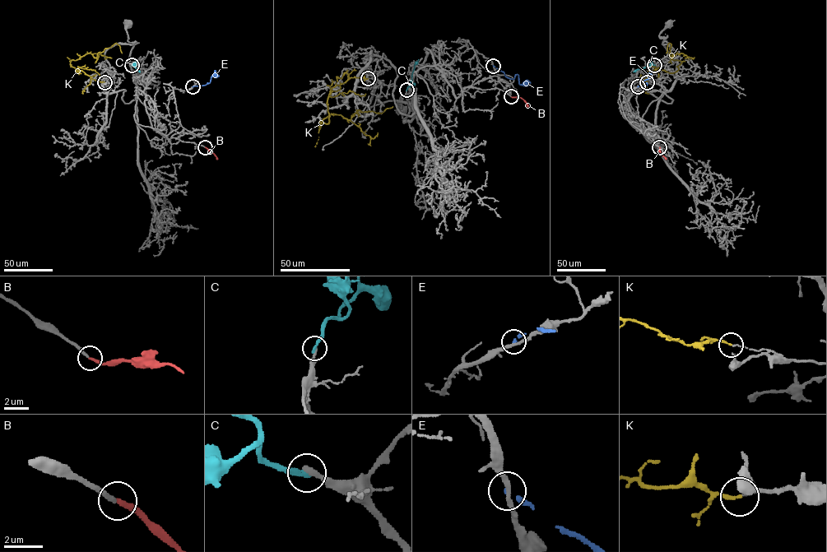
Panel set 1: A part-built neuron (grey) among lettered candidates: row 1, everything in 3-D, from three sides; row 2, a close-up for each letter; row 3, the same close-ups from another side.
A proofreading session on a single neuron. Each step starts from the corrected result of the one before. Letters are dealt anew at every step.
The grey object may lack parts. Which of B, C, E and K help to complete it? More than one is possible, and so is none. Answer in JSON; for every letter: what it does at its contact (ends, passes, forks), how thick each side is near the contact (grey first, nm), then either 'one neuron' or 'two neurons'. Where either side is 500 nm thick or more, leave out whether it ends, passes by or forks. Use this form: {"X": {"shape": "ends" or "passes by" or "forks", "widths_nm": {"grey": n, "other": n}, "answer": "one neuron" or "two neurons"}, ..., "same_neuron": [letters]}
{"B": {"shape": "ends", "widths_nm": {"grey": 260, "other": 240}, "answer": "one neuron"}, "C": {"shape": "ends", "widths_nm": {"grey": 240, "other": 320}, "answer": "two neurons"}, "E": {"shape": "ends", "widths_nm": {"grey": 240, "other": 190}, "answer": "two neurons"}, "K": {"shape": "ends", "widths_nm": {"grey": 100, "other": 160}, "answer": "two neurons"}, "same_neuron": ["B"]}

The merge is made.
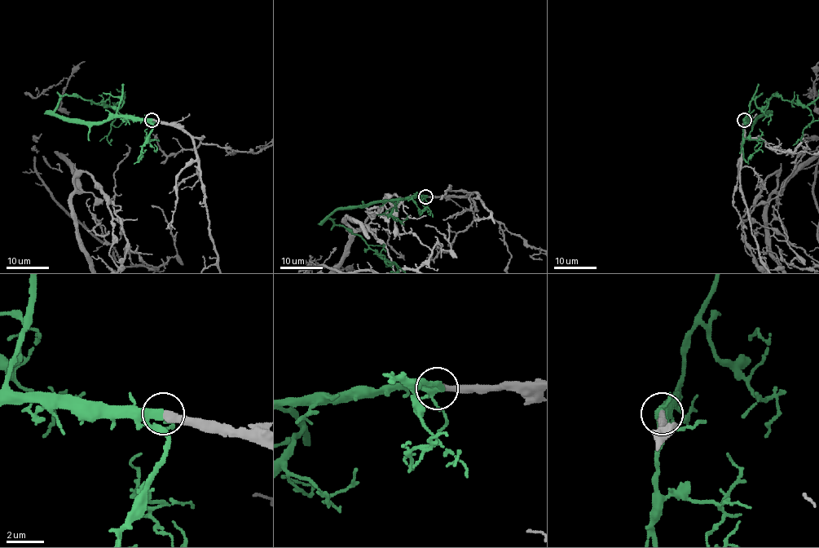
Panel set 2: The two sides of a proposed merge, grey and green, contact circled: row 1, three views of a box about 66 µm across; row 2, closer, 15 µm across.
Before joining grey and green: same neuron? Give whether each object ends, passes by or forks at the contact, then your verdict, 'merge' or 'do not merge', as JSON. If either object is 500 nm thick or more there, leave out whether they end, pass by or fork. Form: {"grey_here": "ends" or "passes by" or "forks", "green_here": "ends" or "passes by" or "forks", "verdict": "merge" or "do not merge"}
{"grey_here": "ends", "green_here": "passes by", "verdict": "merge"}

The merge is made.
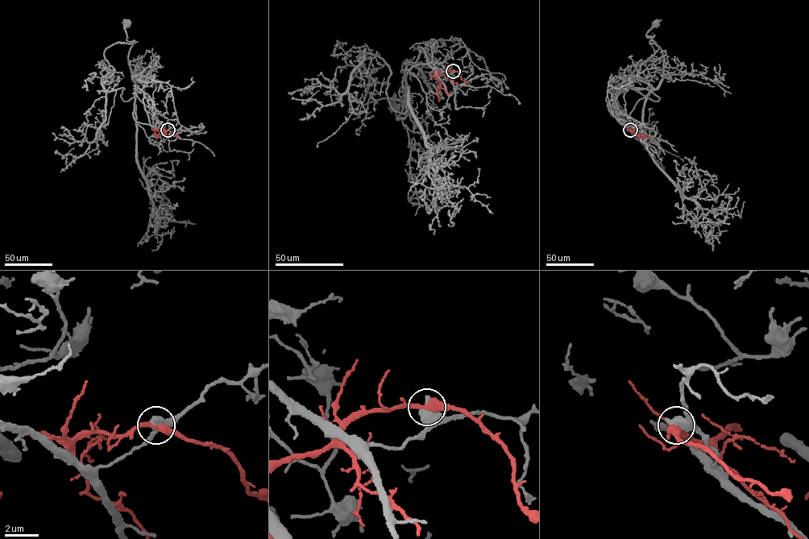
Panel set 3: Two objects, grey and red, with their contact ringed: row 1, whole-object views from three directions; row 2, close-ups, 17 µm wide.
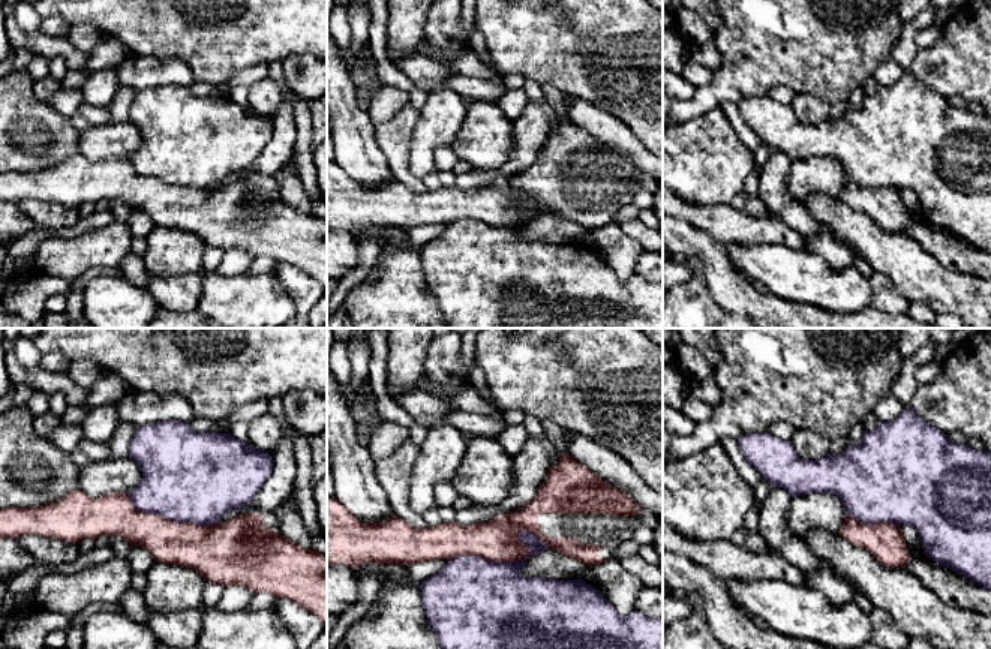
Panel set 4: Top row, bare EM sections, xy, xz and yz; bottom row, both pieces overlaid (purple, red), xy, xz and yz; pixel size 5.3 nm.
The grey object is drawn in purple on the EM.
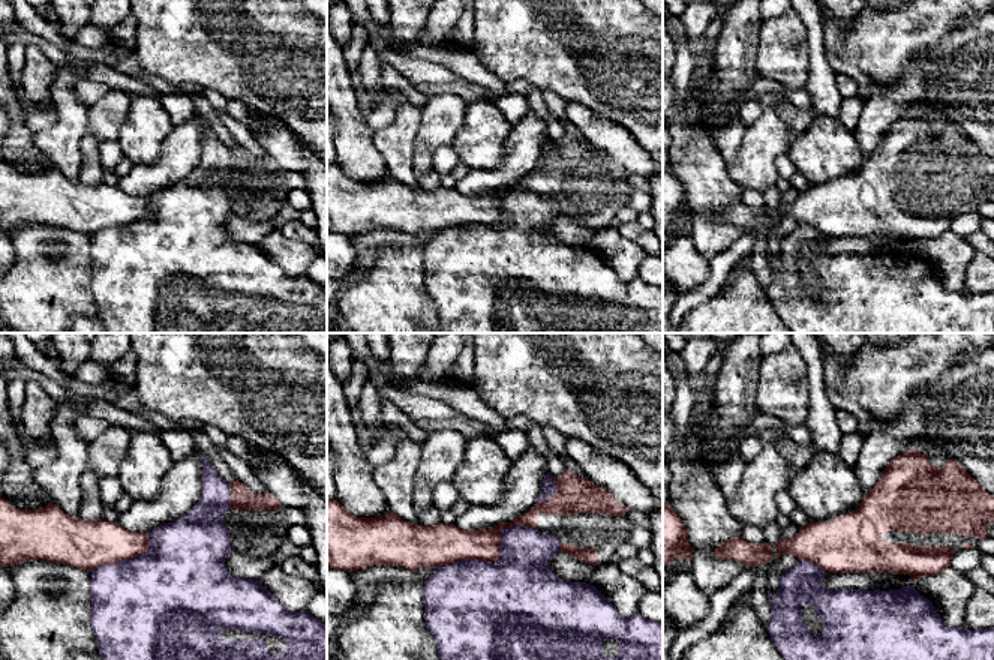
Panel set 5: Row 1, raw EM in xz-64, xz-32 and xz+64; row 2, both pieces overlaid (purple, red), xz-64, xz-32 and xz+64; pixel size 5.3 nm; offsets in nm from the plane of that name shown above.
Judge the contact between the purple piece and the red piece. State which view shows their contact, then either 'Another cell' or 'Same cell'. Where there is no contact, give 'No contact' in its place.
Touches purple in xz. Another cell

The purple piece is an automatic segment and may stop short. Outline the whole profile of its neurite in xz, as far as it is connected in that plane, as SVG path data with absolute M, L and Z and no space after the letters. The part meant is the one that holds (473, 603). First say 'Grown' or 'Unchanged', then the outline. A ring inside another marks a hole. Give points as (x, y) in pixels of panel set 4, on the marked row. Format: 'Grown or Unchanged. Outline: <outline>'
Unchanged. Outline: M520 529L516 535L529 549L525 559L492 562L460 555L420 585L426 618L441 649L663 649L663 618L648 618L636 610L619 616L582 579L522 576L525 562L549 547L534 532Z

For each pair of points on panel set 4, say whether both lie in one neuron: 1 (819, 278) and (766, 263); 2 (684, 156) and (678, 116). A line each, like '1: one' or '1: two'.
1: one
2: two

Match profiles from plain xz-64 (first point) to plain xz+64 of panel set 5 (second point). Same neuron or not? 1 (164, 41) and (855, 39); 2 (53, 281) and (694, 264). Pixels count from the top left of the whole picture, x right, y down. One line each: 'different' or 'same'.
1: same
2: different

